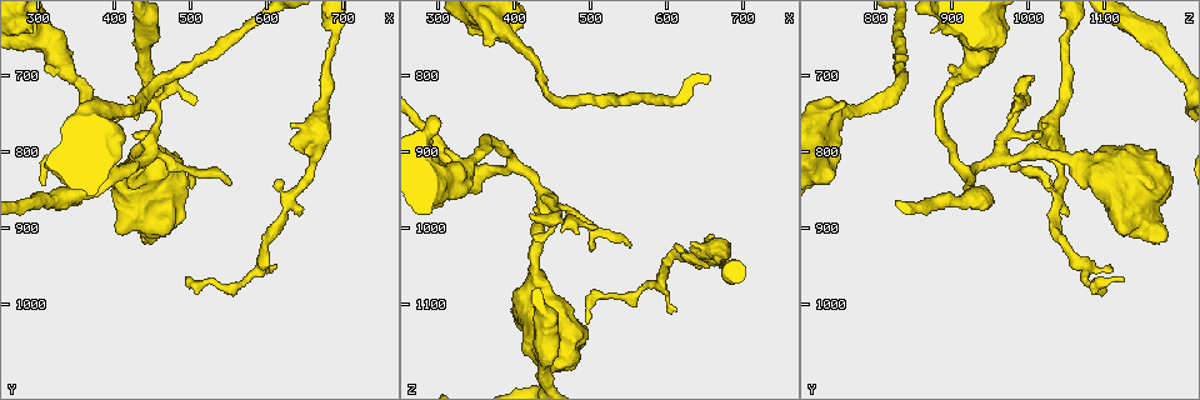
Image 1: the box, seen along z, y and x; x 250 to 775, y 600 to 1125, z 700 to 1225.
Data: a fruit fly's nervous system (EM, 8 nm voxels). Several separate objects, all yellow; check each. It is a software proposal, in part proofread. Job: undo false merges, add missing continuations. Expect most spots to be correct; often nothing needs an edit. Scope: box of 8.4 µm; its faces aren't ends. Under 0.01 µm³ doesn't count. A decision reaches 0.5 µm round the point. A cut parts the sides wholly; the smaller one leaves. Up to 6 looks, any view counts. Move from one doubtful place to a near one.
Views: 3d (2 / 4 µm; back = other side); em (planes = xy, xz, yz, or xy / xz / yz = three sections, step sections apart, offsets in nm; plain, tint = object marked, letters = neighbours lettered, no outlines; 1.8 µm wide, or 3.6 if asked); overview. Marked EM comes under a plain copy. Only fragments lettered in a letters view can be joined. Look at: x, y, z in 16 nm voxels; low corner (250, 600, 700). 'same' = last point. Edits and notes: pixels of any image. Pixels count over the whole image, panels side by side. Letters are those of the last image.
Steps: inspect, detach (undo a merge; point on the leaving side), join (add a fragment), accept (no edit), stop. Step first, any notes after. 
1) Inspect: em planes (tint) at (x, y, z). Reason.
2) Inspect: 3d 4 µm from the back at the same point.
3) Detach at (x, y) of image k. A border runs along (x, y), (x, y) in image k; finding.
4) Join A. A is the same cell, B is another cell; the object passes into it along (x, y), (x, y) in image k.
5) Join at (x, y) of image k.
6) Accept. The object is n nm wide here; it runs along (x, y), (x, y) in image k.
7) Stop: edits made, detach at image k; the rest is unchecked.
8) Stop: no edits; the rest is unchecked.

Inspect: 3d 2 µm at (440, 810, 960).

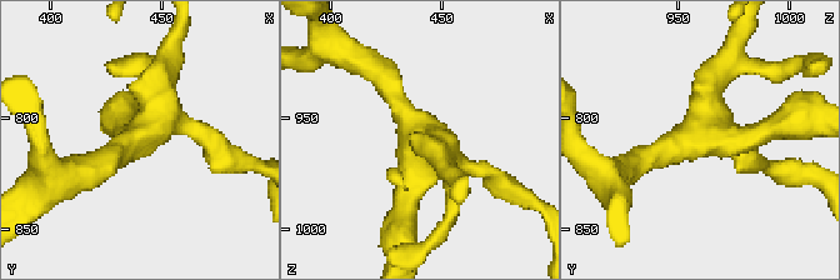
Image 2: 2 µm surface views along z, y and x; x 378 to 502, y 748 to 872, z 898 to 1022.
Inspect: em planes (tint) at (437, 812, 956). 4 arms meet here; need the tissue.

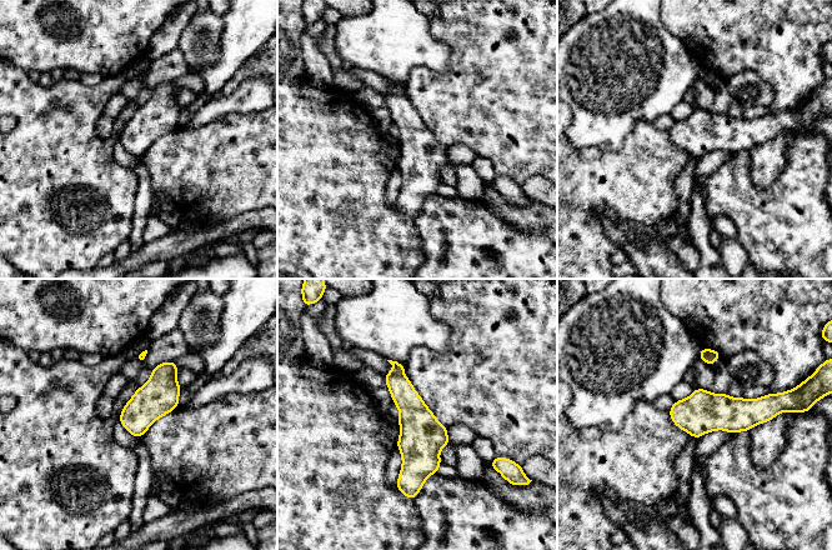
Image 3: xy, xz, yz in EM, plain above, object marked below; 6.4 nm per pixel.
Inspect: em planes (letters) at the same point. See the neighbours.

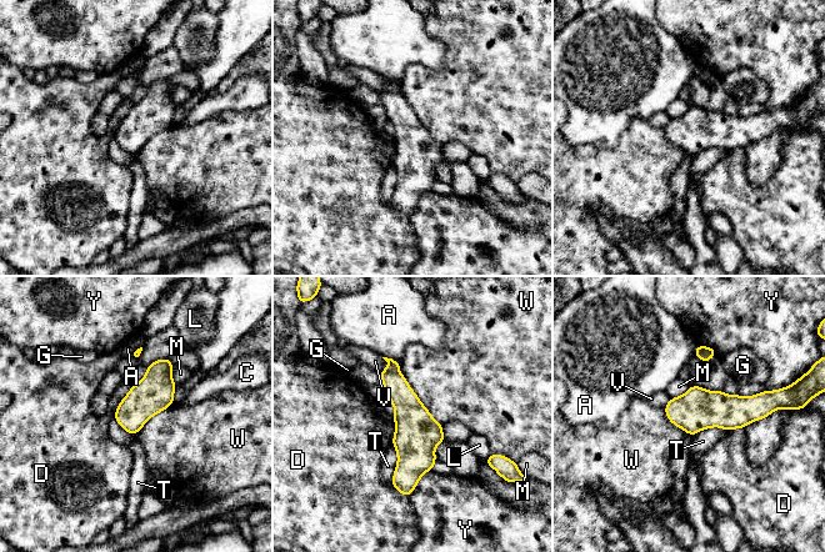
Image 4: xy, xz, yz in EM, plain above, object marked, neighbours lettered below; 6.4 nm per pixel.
Accept. The longest contact is with W, 440 nm; A, C, D, G, L, M, T, V, W and Y are other cells; it runs along (391, 362), (408, 406), (406, 491) in image 4; one neuron here.

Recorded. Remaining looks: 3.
Inspect: 3d 4 µm at (615, 950, 1105). An open end.

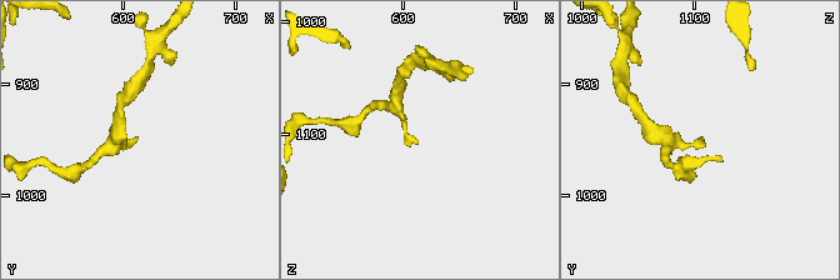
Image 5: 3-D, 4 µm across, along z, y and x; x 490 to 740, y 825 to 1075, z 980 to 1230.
Inspect: em planes (letters) at (614, 952, 1106). Shape alone is not enough.

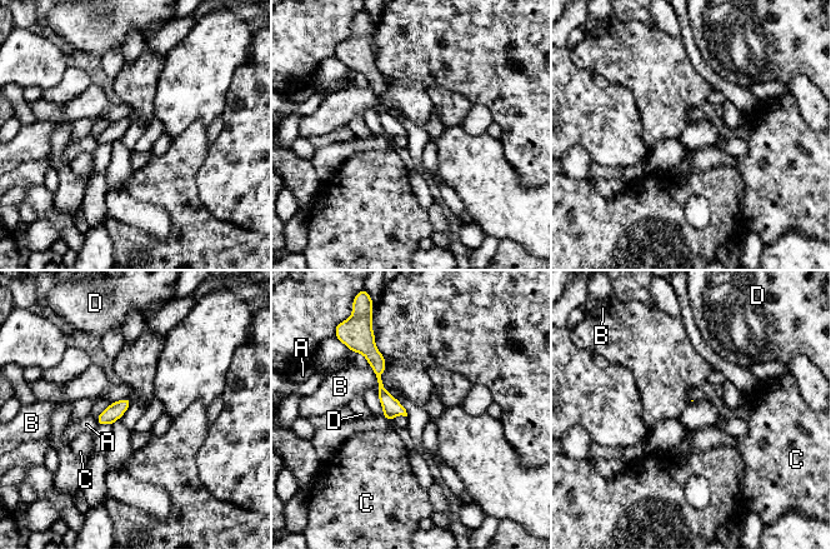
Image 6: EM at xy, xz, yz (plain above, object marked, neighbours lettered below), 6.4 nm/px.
Accept. A, B, C and D are other cells; none of them fits.

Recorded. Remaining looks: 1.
Stop: no edits; the rest is unchecked.

